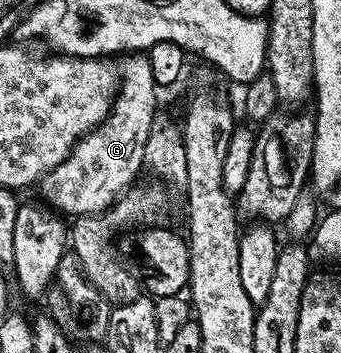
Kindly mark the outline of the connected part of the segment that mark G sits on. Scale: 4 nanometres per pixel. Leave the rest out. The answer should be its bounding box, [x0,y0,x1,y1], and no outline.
[40,55,160,217]

